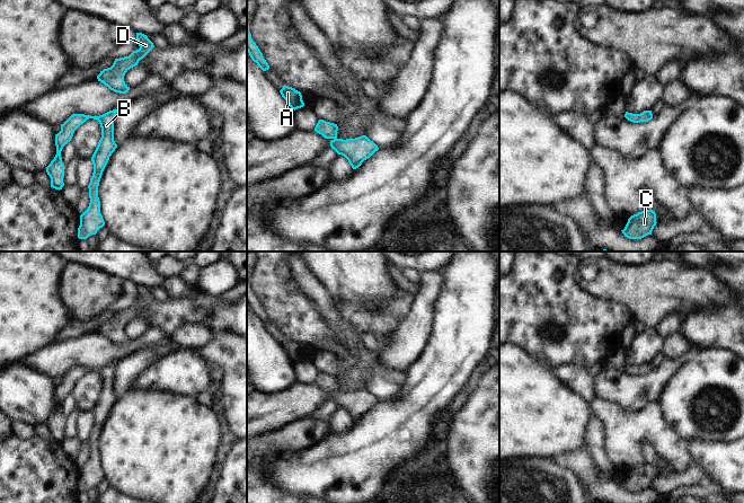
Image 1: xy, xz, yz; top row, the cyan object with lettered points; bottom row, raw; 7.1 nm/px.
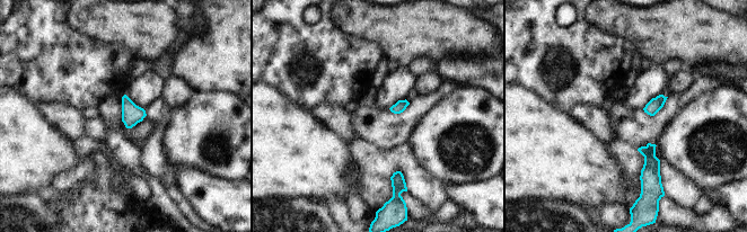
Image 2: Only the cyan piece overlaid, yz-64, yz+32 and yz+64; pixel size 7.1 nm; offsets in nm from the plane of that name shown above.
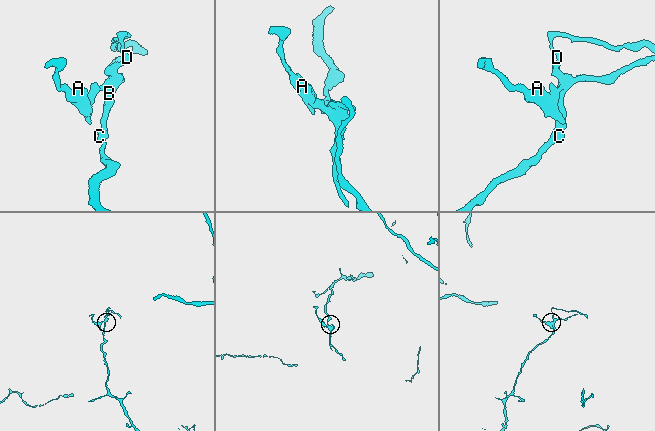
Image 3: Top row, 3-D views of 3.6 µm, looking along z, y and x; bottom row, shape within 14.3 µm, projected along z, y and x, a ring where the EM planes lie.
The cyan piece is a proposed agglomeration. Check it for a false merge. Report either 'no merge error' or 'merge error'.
no merge error

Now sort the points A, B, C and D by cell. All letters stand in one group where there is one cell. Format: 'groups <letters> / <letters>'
groups A B C D

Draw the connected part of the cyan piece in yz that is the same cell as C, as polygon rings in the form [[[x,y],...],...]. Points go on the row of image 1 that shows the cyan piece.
[[[644,210],[631,215],[622,231],[625,237],[629,239],[641,239],[652,235],[656,226],[656,213],[653,210]]]

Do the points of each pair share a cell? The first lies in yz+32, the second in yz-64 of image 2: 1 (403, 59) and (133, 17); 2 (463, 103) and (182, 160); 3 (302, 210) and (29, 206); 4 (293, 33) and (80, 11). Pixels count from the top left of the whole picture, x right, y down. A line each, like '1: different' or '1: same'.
1: same
2: same
3: same
4: different

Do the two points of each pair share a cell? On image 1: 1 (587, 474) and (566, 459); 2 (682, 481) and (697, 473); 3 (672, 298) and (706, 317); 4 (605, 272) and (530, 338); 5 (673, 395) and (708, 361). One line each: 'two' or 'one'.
1: one
2: one
3: two
4: two
5: one

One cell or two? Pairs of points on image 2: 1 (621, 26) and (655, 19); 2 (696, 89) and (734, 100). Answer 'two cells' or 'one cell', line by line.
1: one cell
2: two cells

